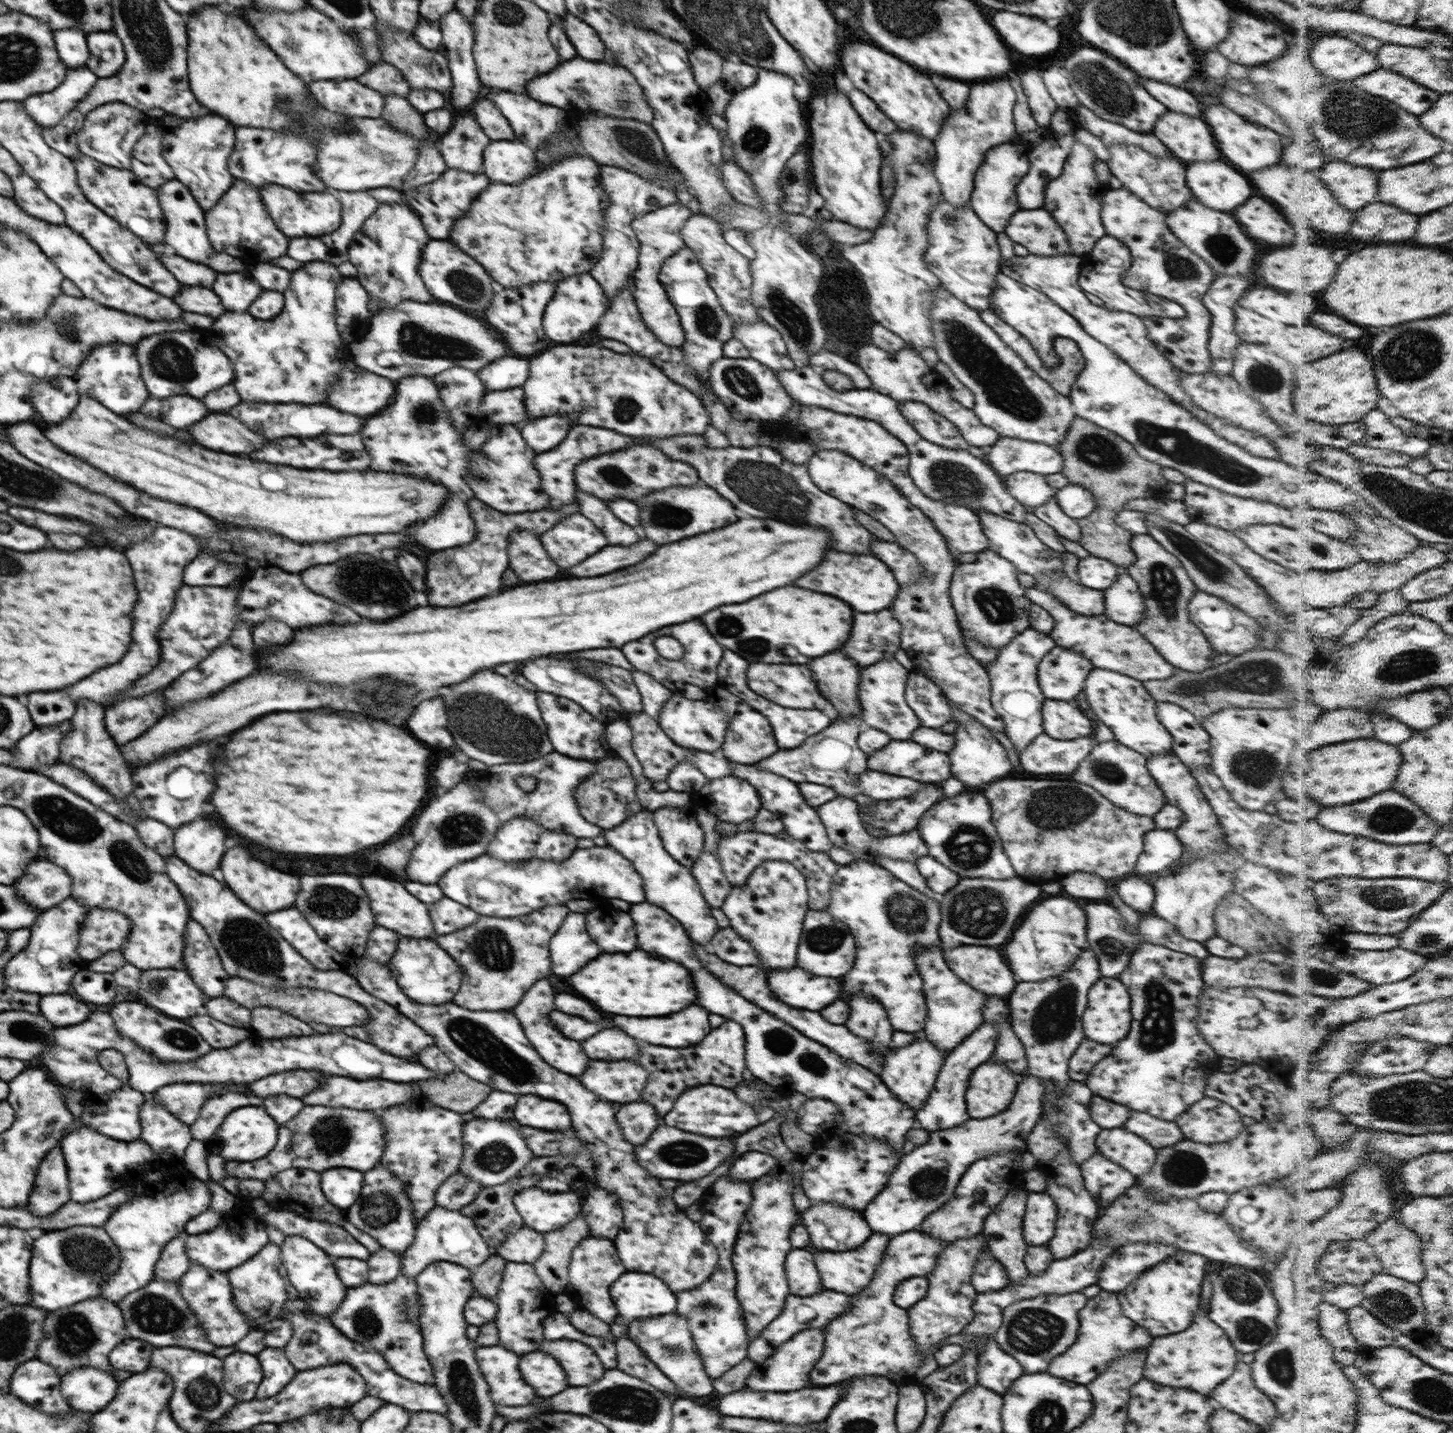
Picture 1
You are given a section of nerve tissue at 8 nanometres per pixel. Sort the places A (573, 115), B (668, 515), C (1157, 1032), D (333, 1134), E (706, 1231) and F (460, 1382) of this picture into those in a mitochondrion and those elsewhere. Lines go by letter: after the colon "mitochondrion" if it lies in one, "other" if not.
A: other
B: mitochondrion
C: mitochondrion
D: mitochondrion
E: other
F: mitochondrion

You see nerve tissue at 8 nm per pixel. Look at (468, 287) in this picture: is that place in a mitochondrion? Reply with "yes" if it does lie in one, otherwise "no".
yes

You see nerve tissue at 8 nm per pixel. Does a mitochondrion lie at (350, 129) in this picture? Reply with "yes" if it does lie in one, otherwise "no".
yes

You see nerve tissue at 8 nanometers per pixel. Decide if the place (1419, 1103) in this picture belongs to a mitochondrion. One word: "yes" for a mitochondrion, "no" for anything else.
yes

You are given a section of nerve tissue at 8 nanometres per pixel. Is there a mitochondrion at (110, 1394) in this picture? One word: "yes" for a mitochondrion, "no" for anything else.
no

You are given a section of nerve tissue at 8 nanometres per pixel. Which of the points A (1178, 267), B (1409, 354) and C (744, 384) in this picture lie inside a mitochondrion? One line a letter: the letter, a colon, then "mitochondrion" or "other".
A: mitochondrion
B: mitochondrion
C: mitochondrion

